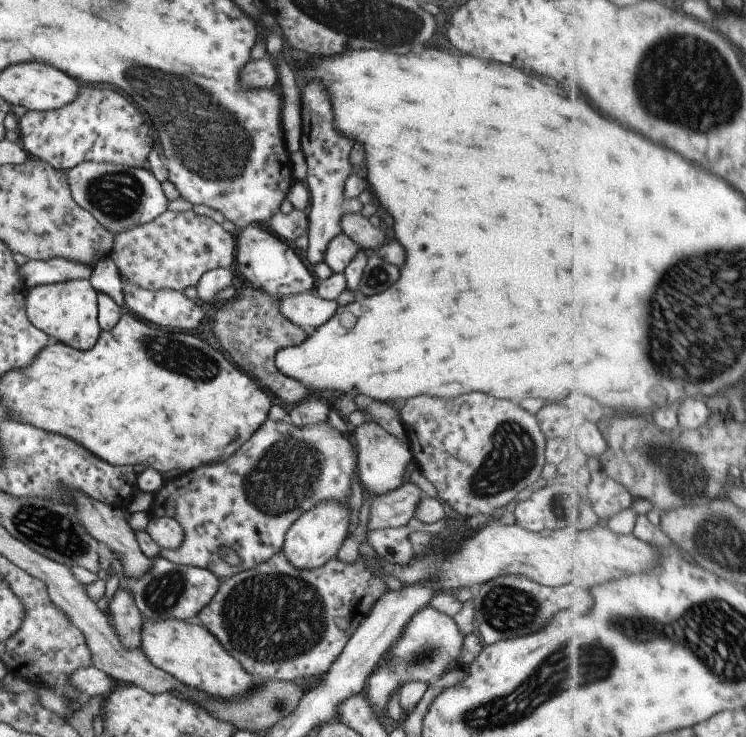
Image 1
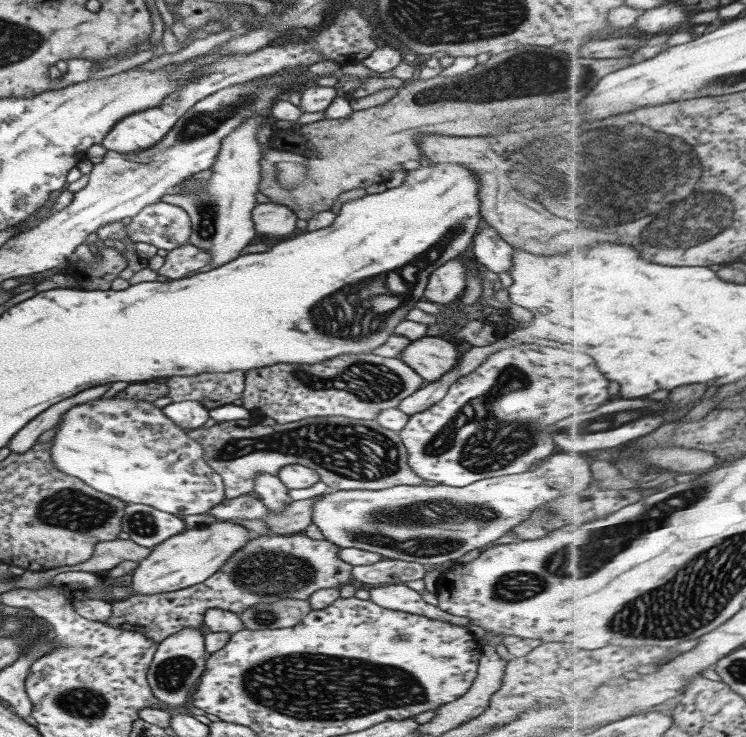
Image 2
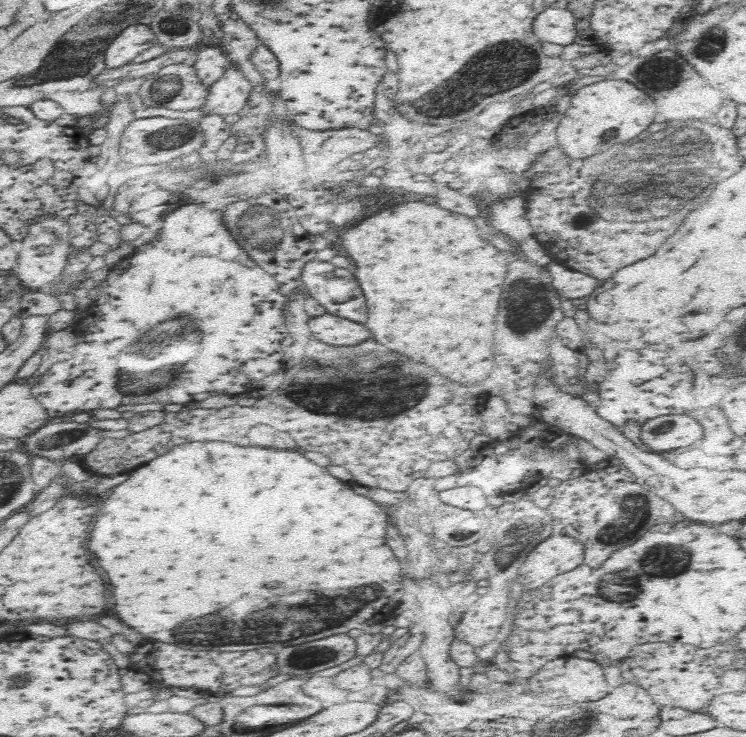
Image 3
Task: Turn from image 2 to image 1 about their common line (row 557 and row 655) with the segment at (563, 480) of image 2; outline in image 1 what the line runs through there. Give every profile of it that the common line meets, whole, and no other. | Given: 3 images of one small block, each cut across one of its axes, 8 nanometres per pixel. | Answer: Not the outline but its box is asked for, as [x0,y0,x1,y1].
[365,604,463,717]

